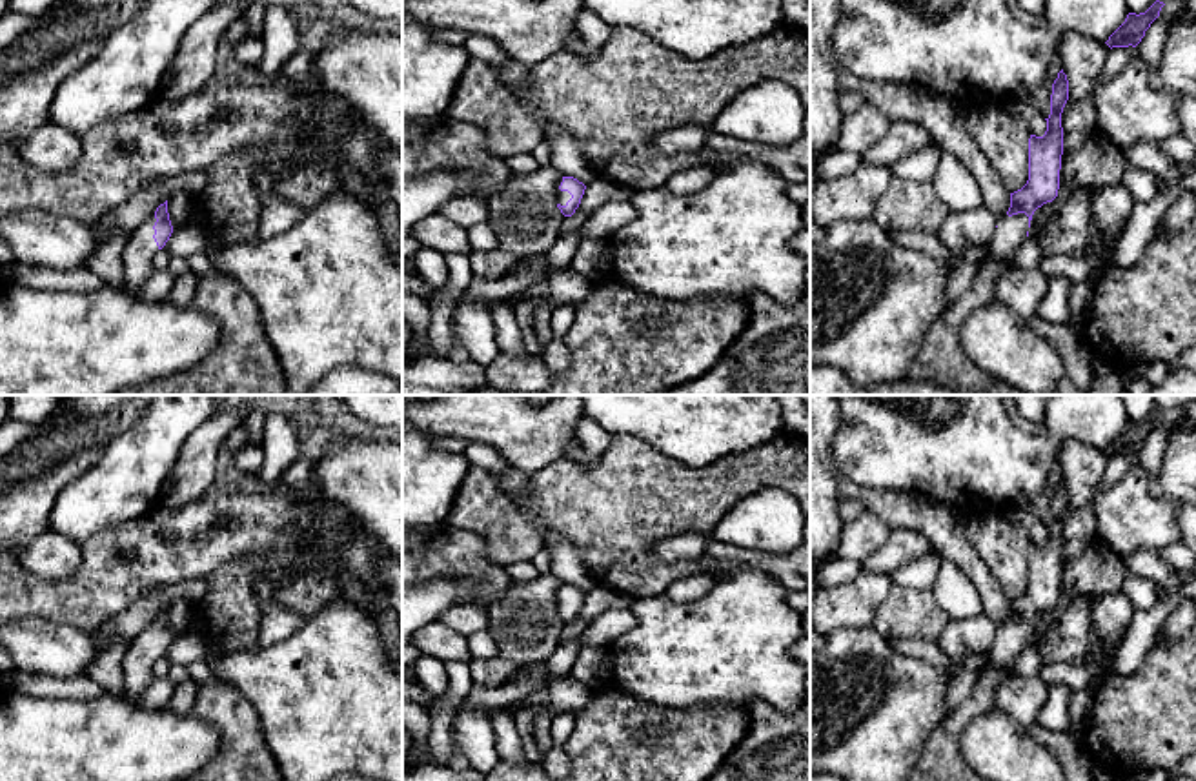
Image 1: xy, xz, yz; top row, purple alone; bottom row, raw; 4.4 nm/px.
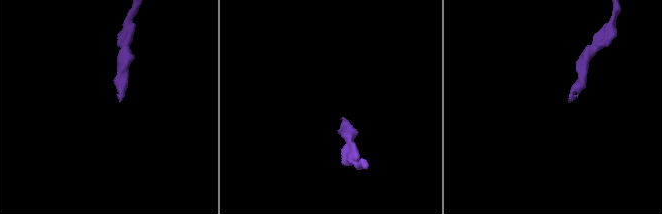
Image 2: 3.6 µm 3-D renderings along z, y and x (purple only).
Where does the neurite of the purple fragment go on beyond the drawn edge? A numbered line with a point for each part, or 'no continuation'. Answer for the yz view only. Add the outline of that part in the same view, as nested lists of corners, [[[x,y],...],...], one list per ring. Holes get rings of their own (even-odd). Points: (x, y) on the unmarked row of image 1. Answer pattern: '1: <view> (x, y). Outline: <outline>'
1: yz (940, 760). Outline: [[[1025,621],[998,626],[988,670],[981,674],[972,694],[930,734],[908,781],[987,781],[963,761],[959,739],[970,721],[996,708],[996,690],[1008,675],[1016,655],[1027,646],[1027,639]]]

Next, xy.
1: xy (141, 656). Outline: [[[149,624],[142,634],[138,634],[127,646],[126,657],[122,661],[124,679],[126,679],[126,694],[124,697],[129,701],[138,701],[142,692],[155,679],[153,664],[158,659],[158,654],[153,646],[157,626]]]

